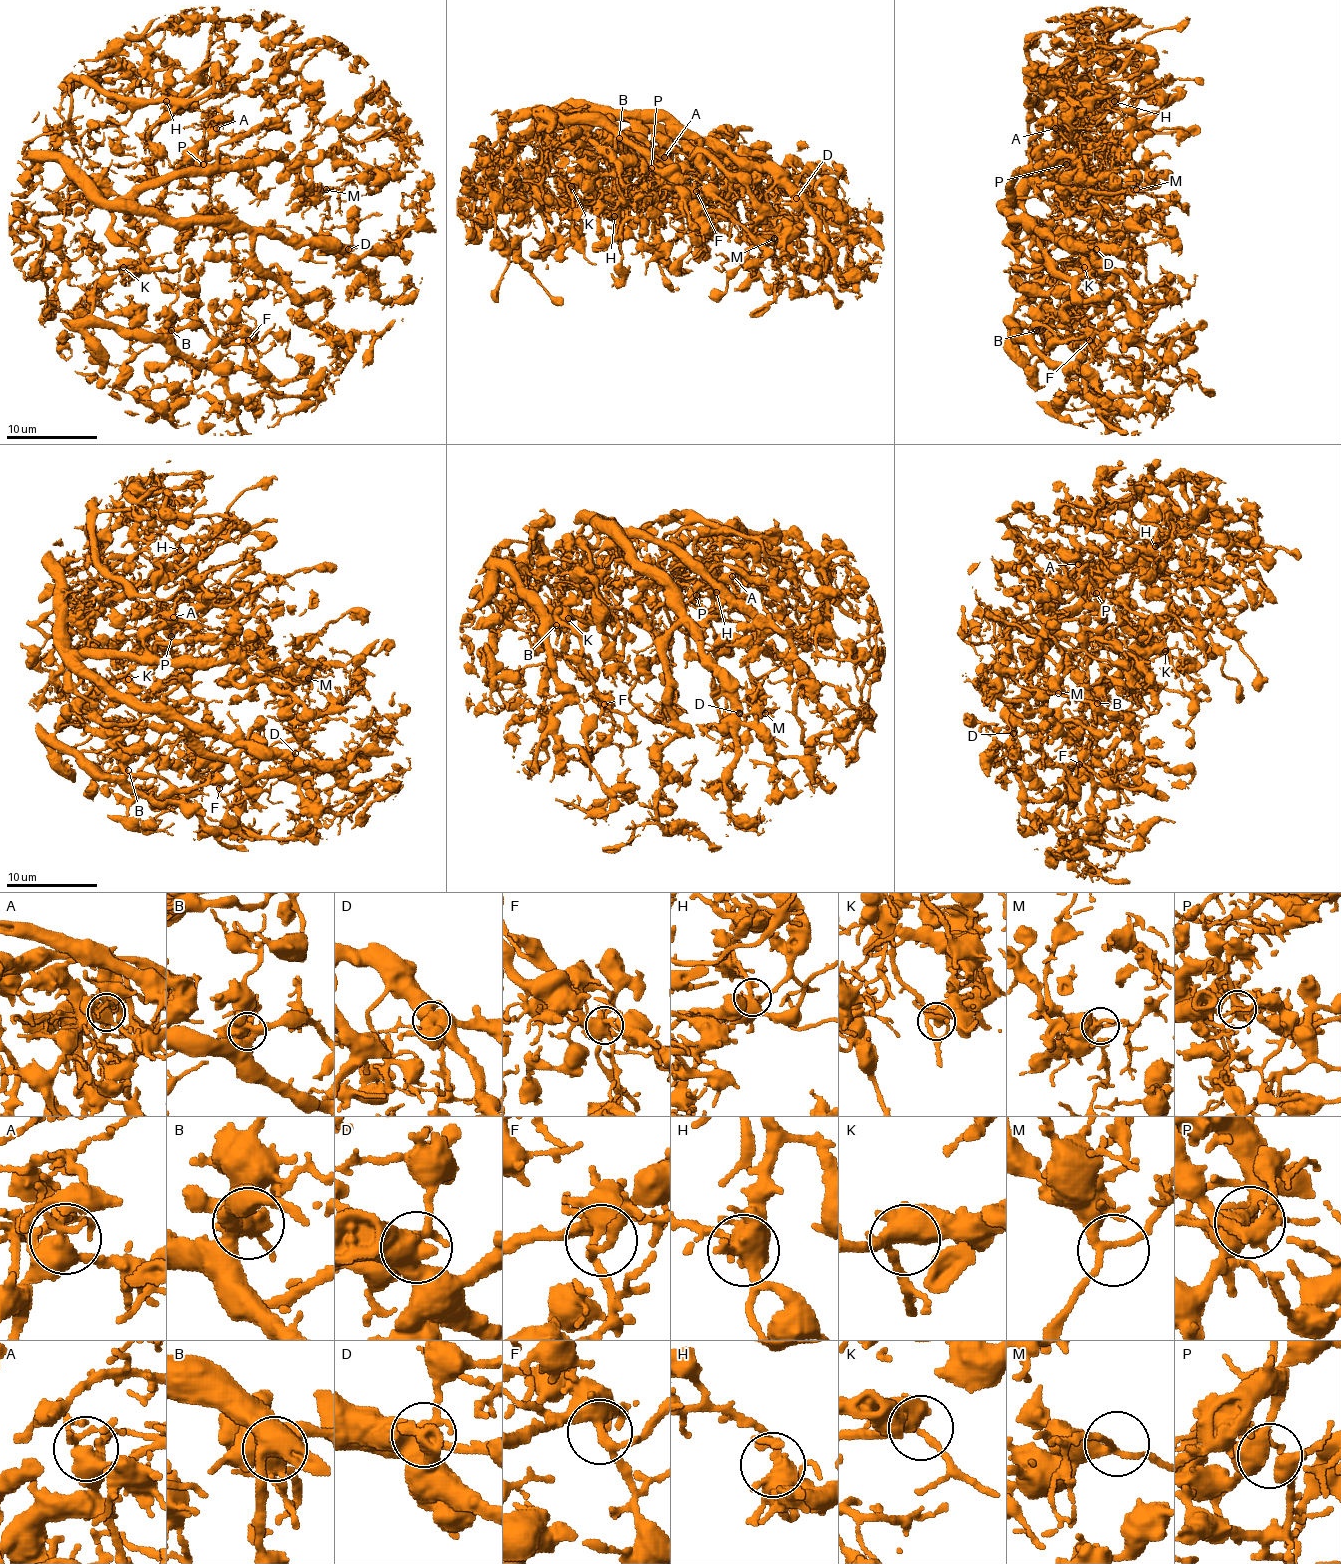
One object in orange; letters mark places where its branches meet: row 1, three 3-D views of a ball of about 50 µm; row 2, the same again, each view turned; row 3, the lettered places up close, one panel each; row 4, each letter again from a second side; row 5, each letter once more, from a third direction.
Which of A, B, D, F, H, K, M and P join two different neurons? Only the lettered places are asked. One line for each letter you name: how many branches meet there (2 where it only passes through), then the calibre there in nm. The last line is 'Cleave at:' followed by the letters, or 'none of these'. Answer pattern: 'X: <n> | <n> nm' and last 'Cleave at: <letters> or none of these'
Cleave at: none of these

